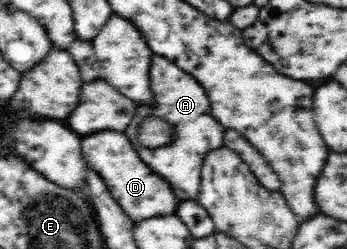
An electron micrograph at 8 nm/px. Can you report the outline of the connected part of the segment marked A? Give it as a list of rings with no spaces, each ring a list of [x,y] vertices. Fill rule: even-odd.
[[[154,54],[149,79],[154,103],[152,105],[137,105],[137,113],[131,121],[131,125],[125,129],[125,133],[131,139],[133,147],[137,149],[139,157],[155,173],[159,173],[165,181],[171,183],[173,193],[179,199],[196,199],[201,186],[201,163],[205,159],[205,153],[224,147],[223,133],[226,129],[213,118],[210,101],[203,86],[192,75],[179,69],[167,58]],[[149,116],[165,119],[169,124],[175,126],[177,132],[171,145],[157,149],[147,149],[141,145],[137,137],[138,128]]]

